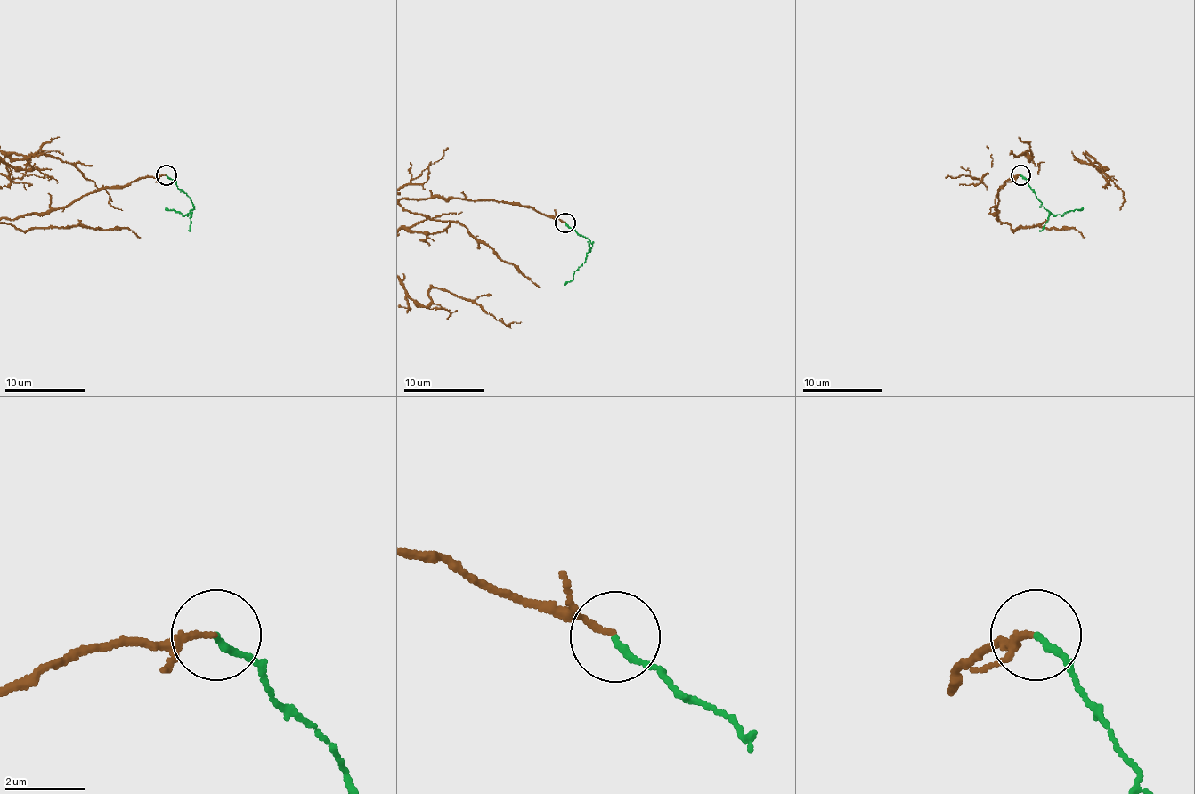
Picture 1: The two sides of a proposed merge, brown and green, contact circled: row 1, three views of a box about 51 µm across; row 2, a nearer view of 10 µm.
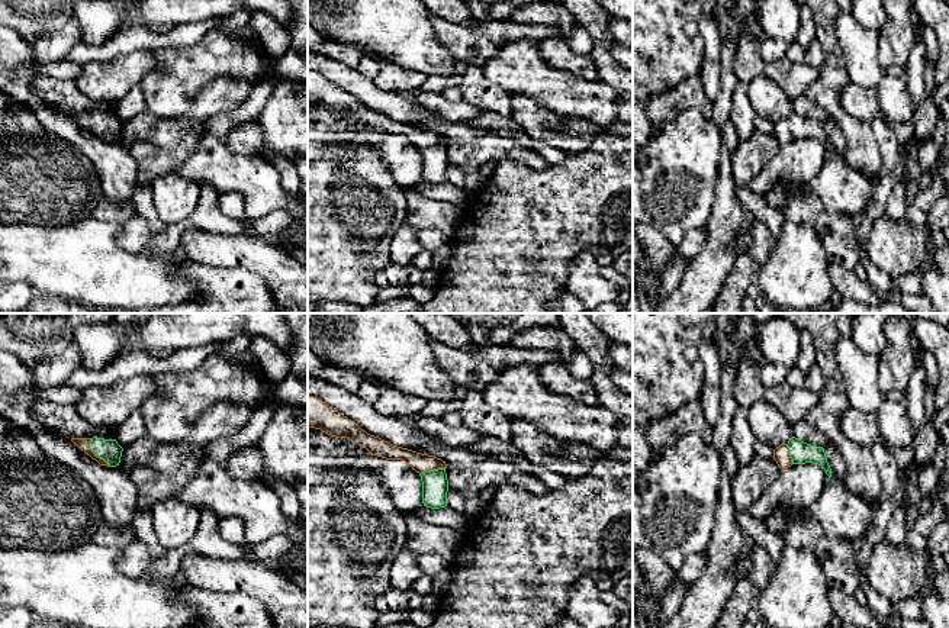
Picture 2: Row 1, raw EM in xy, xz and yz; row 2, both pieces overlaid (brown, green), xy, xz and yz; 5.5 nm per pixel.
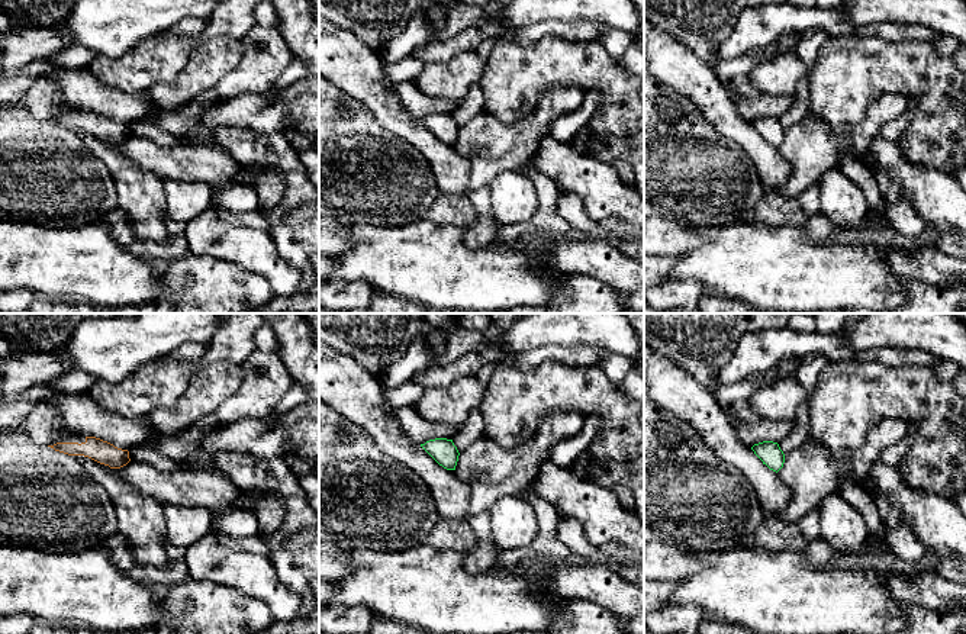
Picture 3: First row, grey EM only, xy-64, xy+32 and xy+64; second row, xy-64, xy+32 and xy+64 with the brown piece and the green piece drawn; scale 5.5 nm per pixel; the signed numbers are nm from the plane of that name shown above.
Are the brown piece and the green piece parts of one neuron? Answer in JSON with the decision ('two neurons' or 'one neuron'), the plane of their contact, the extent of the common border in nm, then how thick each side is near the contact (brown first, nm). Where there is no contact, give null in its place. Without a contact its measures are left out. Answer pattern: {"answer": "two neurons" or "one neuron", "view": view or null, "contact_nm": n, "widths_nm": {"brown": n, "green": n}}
{"answer": "one neuron", "view": "xy", "contact_nm": 200, "widths_nm": {"brown": 70, "green": 120}}

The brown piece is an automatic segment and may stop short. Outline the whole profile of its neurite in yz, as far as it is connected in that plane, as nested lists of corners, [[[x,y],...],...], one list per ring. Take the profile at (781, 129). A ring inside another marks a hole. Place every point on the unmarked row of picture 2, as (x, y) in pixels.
[[[795,112],[773,125],[773,135],[781,145],[788,144],[792,139],[818,139],[826,145],[829,154],[831,152],[831,144],[827,138],[824,123],[807,119]]]

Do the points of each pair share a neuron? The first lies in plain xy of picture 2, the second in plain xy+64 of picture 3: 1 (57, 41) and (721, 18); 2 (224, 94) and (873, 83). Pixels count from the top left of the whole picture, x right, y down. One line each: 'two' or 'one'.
1: two
2: two

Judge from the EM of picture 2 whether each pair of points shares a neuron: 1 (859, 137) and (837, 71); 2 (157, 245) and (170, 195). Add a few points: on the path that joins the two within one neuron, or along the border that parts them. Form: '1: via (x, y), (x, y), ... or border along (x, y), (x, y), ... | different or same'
1: via (845, 121), (833, 109), (833, 87) | same
2: border along (196, 205), (196, 209), (187, 218), (167, 225) | different

